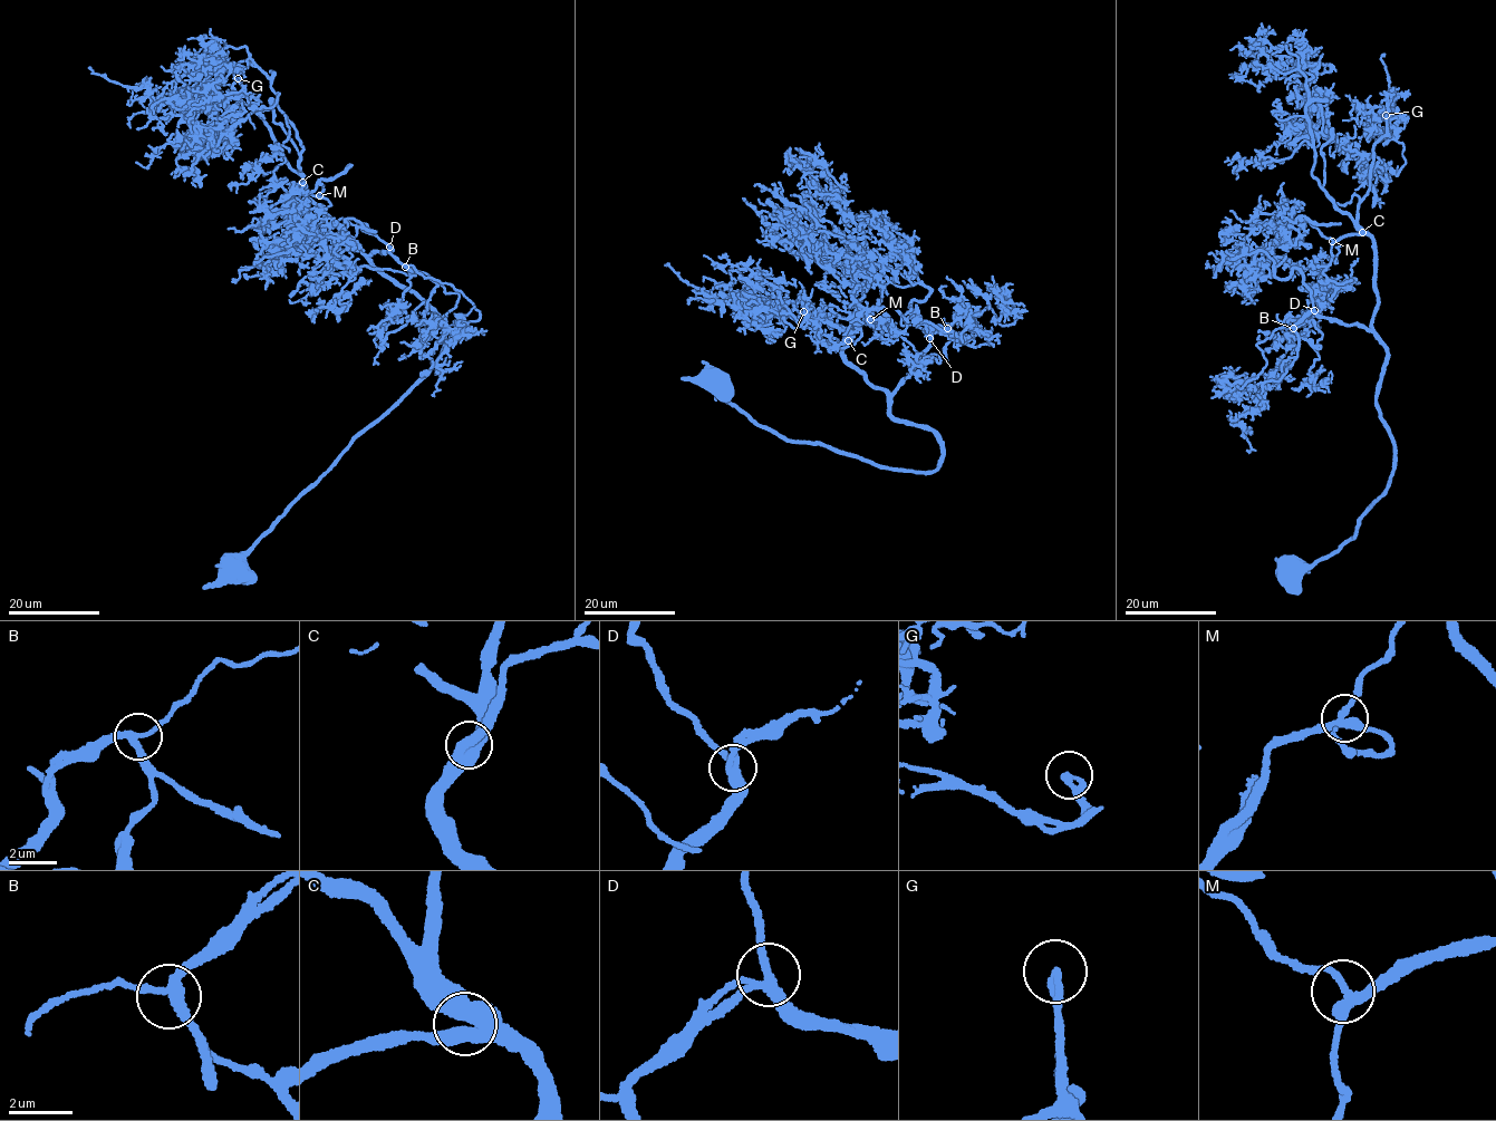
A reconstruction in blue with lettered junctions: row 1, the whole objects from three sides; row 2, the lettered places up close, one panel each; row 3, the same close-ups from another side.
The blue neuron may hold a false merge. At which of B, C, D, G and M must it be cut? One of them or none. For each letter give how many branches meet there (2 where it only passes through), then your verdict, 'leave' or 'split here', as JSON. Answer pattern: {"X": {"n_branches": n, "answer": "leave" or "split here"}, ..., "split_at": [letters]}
{"B": {"n_branches": 3, "answer": "leave"}, "C": {"n_branches": 3, "answer": "leave"}, "D": {"n_branches": 3, "answer": "leave"}, "G": {"n_branches": 1, "answer": "leave"}, "M": {"n_branches": 3, "answer": "leave"}, "split_at": []}

